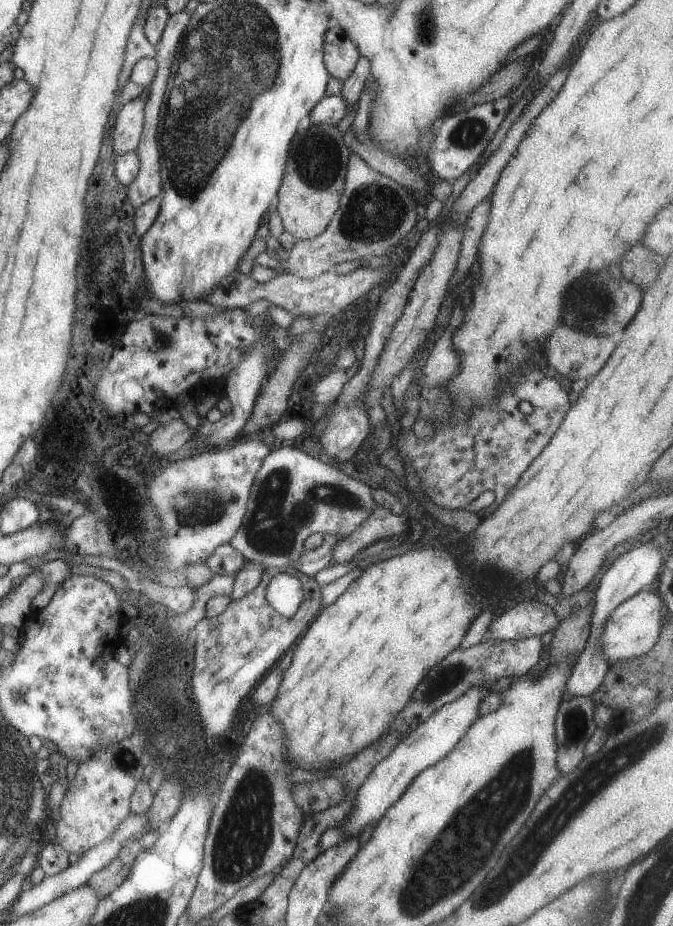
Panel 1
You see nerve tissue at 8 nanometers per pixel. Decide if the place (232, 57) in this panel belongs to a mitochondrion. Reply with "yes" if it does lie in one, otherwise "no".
yes

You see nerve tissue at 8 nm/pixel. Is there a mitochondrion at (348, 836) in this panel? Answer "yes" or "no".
no

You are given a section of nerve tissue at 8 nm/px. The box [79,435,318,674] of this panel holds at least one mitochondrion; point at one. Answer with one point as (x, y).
(201, 509)

